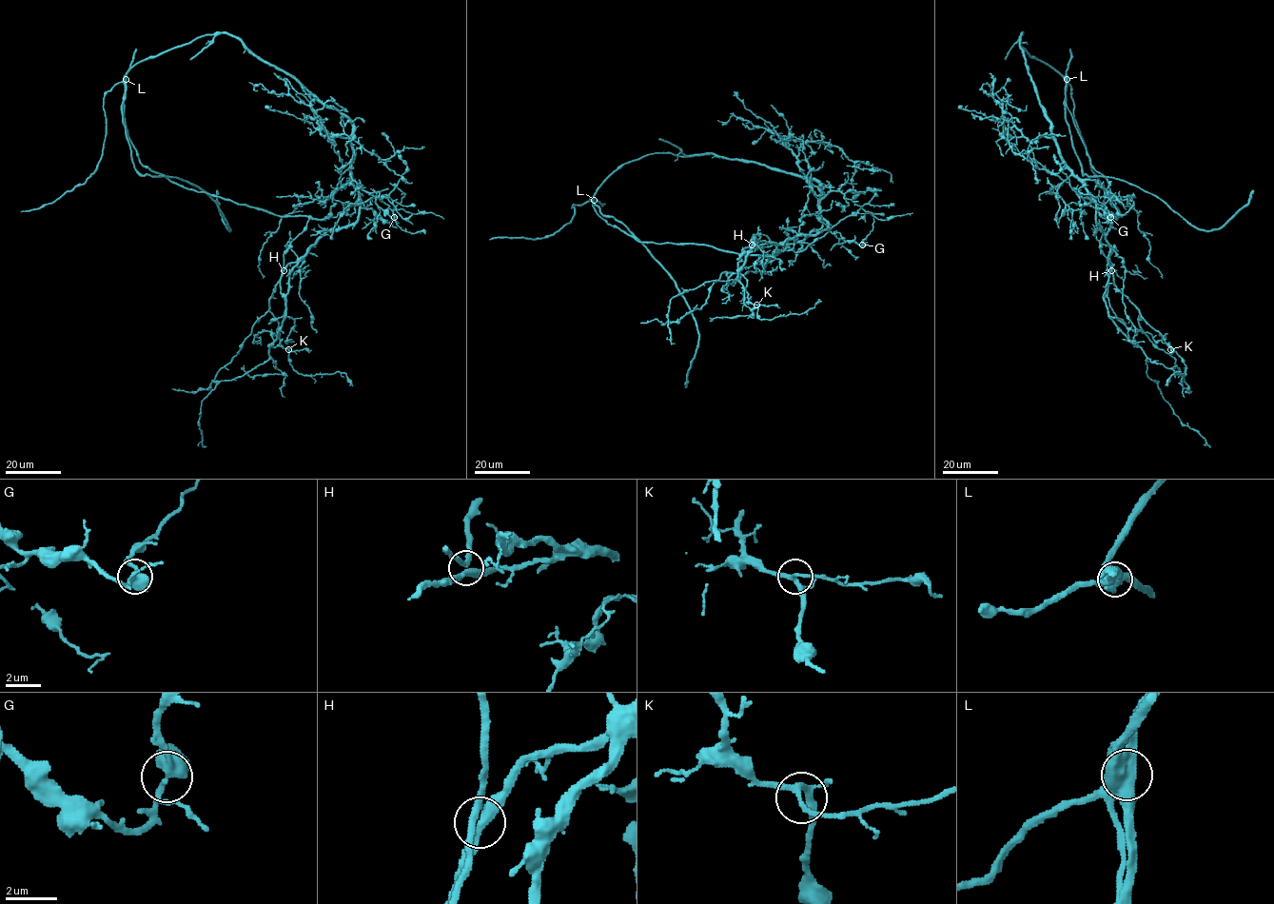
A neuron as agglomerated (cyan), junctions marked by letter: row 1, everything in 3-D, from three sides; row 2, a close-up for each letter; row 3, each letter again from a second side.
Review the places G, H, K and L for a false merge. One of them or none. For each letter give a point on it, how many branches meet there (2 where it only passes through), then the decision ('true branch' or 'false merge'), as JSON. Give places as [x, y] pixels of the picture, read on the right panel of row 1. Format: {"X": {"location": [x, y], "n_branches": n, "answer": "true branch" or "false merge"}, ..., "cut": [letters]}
{"G": {"location": [1110, 217], "n_branches": 4, "answer": "true branch"}, "H": {"location": [1111, 270], "n_branches": 4, "answer": "true branch"}, "K": {"location": [1170, 349], "n_branches": 4, "answer": "true branch"}, "L": {"location": [1067, 79], "n_branches": 4, "answer": "false merge"}, "cut": ["L"]}

